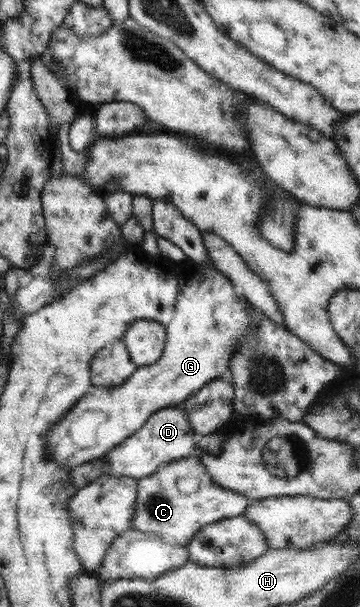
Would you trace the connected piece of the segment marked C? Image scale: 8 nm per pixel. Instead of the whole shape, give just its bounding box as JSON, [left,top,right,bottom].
[133,457,250,546]

